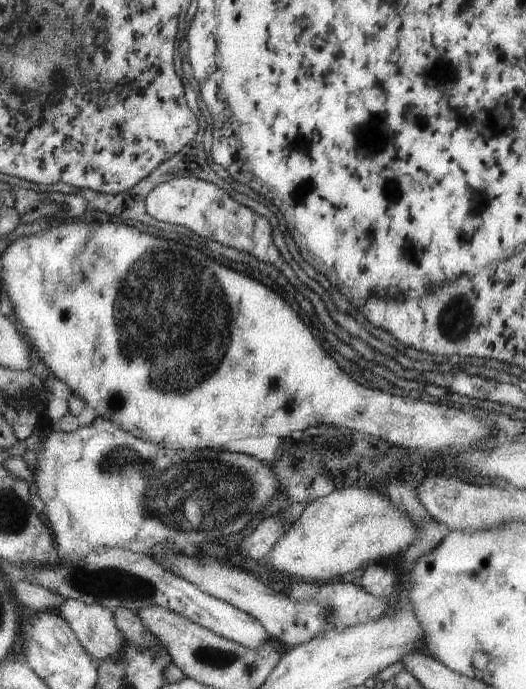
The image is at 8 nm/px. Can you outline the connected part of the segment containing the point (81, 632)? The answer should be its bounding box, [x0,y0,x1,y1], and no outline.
[54,599,126,662]

